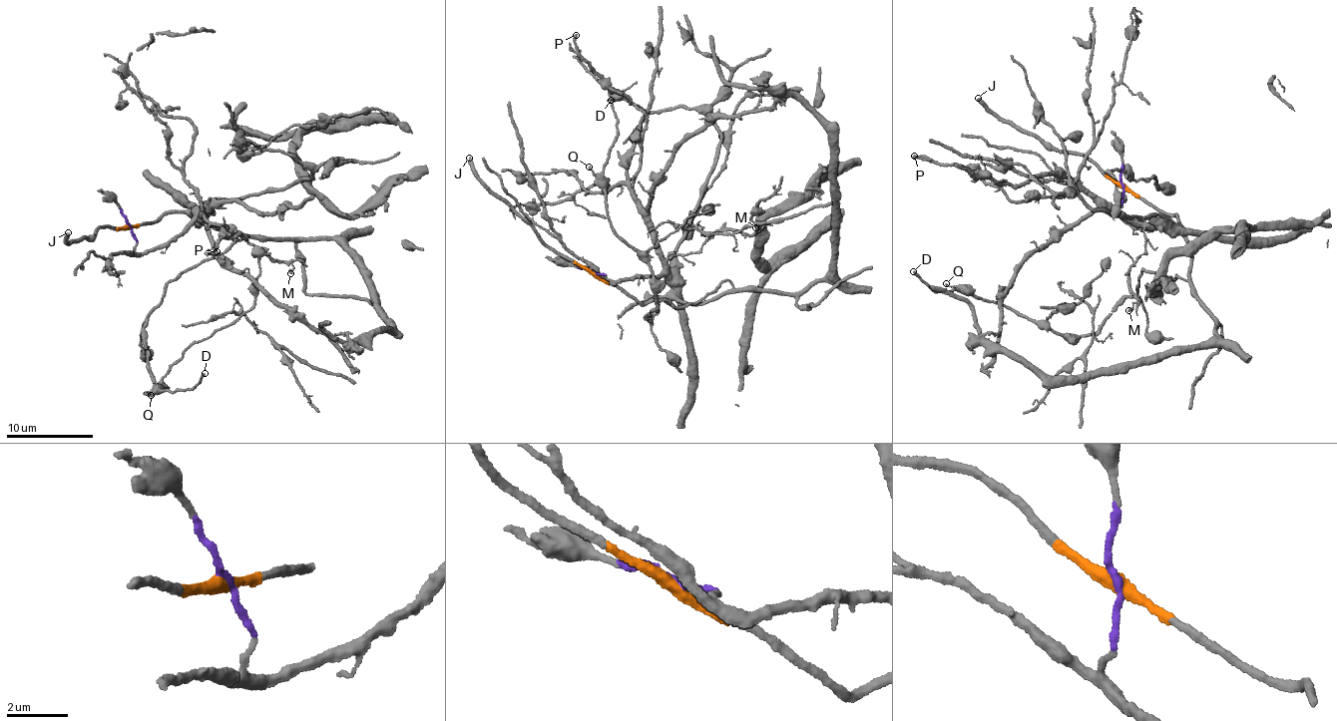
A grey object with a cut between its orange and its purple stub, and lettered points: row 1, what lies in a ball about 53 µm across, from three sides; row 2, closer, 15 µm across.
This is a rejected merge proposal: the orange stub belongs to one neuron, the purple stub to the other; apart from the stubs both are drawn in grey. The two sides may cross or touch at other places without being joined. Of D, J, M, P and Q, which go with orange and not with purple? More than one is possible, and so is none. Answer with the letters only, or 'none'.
D, J, Q

